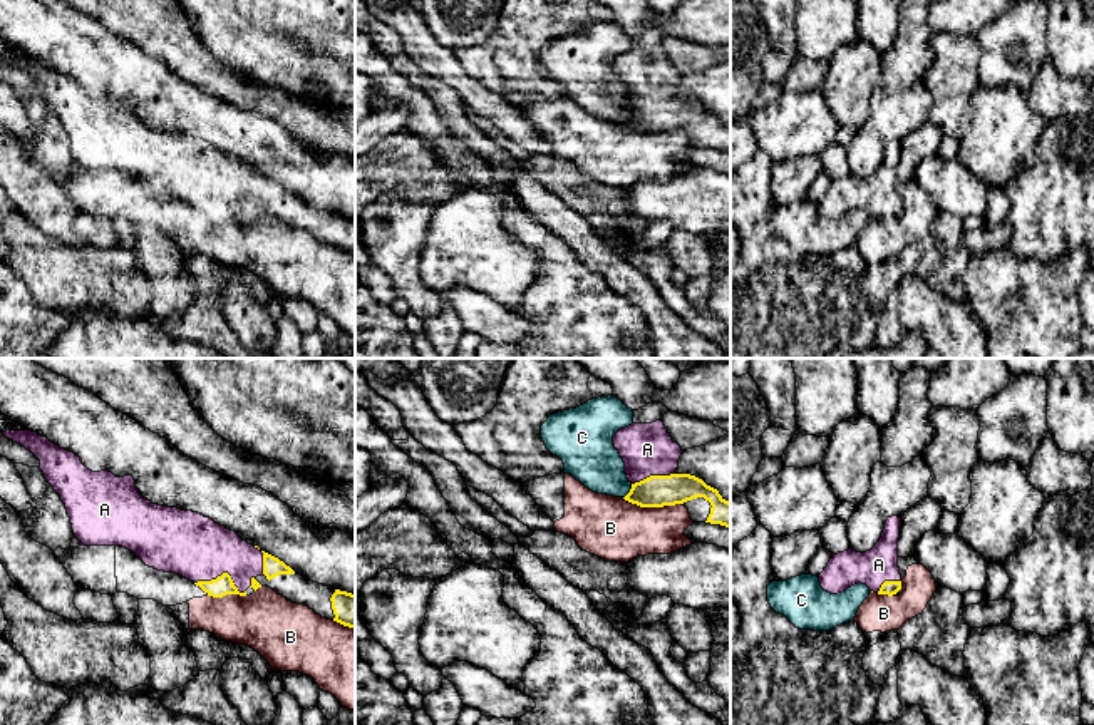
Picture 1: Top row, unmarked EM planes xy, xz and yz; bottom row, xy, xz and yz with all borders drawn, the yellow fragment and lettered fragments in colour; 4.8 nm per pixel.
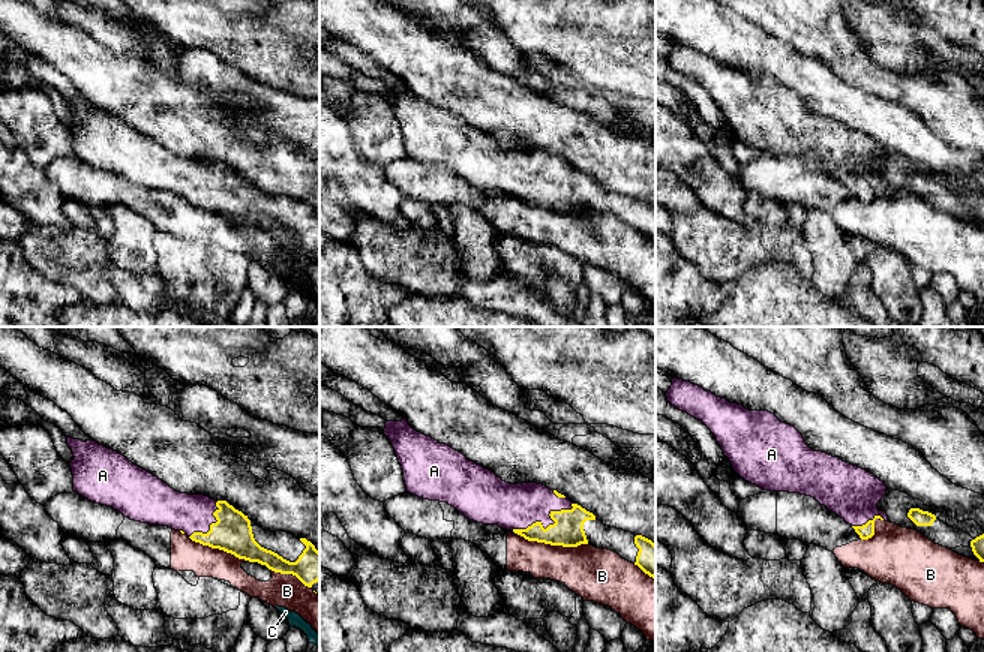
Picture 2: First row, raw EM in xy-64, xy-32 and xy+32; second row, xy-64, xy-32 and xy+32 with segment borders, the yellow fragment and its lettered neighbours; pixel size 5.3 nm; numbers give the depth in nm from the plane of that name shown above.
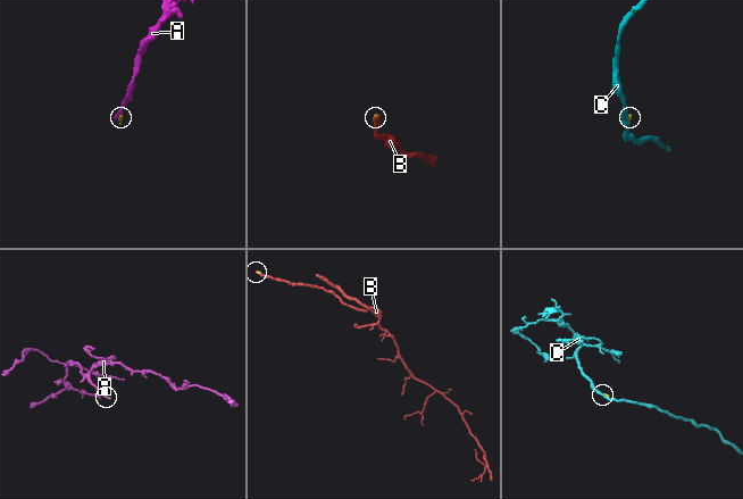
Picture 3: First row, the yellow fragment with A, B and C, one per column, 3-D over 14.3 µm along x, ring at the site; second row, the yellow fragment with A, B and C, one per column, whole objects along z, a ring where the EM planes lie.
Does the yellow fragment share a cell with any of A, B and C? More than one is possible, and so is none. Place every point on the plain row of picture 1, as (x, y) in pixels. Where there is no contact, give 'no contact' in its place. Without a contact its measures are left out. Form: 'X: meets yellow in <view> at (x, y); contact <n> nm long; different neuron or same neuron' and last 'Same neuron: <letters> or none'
A: meets yellow in xy at (223, 198); contact 260 nm long; same neuron
B: meets yellow in xz at (652, 131); contact 280 nm long; different neuron
C: meets yellow in xz at (630, 116); contact 80 nm long; different neuron
Same neuron: A

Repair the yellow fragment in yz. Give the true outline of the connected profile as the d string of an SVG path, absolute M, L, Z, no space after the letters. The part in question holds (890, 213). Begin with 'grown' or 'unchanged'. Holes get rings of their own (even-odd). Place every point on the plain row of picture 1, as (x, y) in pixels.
grown | M891 141L885 147L880 166L866 177L848 174L833 179L818 201L821 213L831 219L846 216L861 208L870 216L893 221L901 214L898 193L898 164L901 142Z

